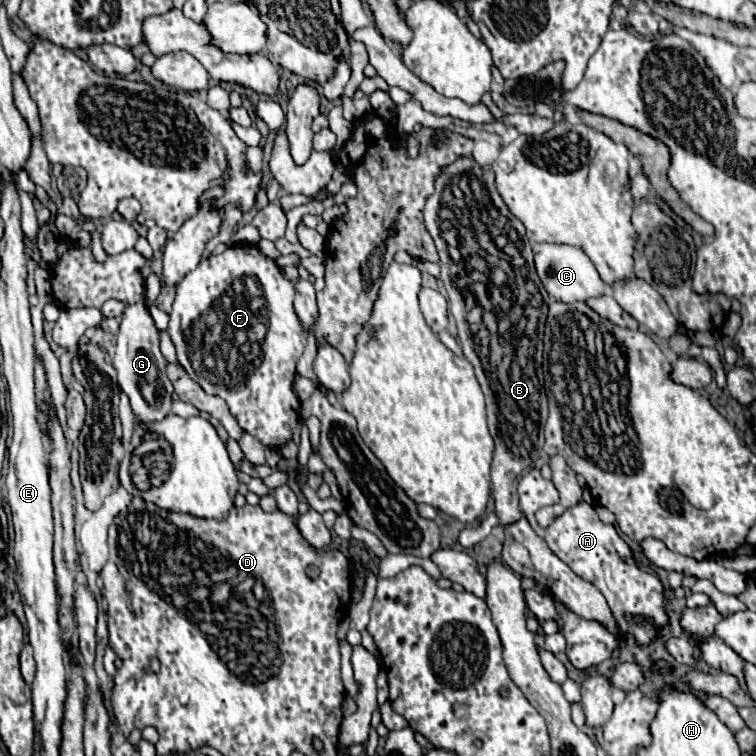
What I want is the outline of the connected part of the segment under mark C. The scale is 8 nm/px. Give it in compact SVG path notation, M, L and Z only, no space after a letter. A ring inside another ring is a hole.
M536 243L532 245L534 251L534 263L538 277L544 285L544 289L558 301L562 303L572 303L572 301L586 301L588 297L598 297L606 291L606 283L598 277L596 267L592 261L582 253L578 247L570 245L548 245L548 243Z

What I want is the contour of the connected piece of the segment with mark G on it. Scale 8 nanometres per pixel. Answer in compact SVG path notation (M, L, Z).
M142 303L128 305L120 321L114 367L118 371L120 389L128 395L134 419L138 423L162 421L170 413L174 387L170 385L170 379L166 377L166 365L168 361L160 353L160 337L158 337L158 331L154 327L150 313L146 311Z

